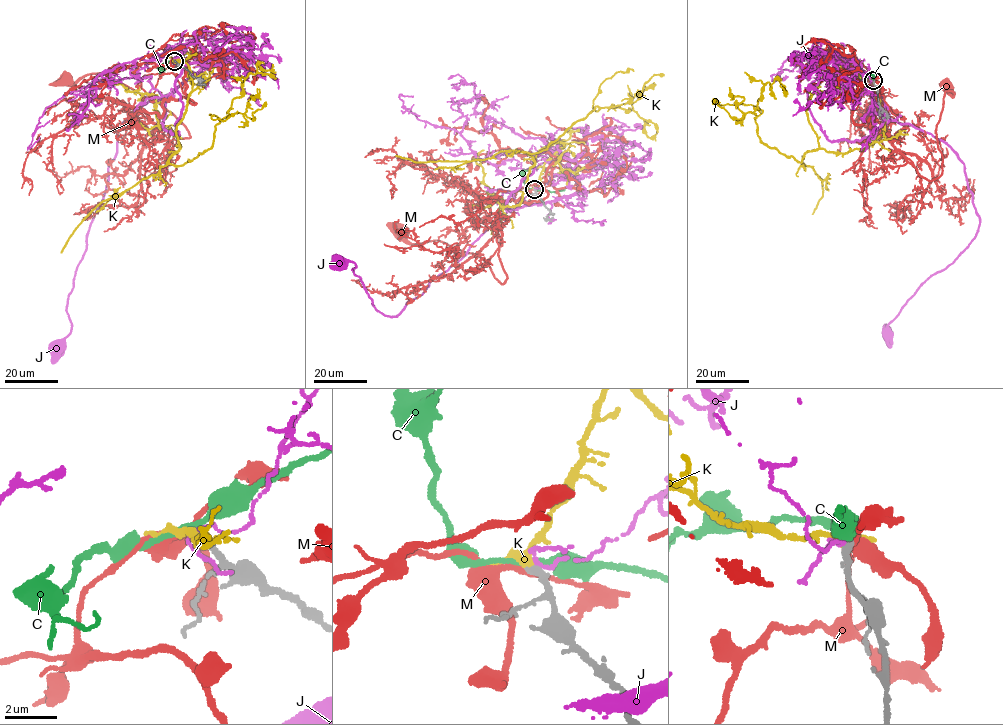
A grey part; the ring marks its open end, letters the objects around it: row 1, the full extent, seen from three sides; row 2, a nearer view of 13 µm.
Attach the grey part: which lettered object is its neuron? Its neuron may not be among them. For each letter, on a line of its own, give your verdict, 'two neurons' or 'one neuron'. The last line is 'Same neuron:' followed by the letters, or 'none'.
C: two neurons
J: two neurons
K: one neuron
M: two neurons
Same neuron: K

